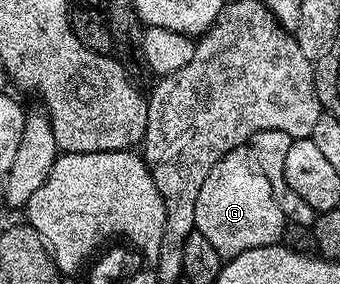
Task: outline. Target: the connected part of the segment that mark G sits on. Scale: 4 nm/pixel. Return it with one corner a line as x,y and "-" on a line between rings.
244,147
231,149
222,160
218,163
214,163
210,175
206,175
206,183
202,183
202,191
198,191
198,203
194,203
194,223
196,224
195,232
206,235
206,239
210,239
210,244
214,247
214,251
218,251
221,258
224,259
237,257
242,251
250,251
254,247
277,244
277,242
279,242
284,236
284,227
286,224
282,207
278,207
278,203
274,199
274,191
270,187
270,179
266,179
266,175
262,175
258,163
254,163
252,154

